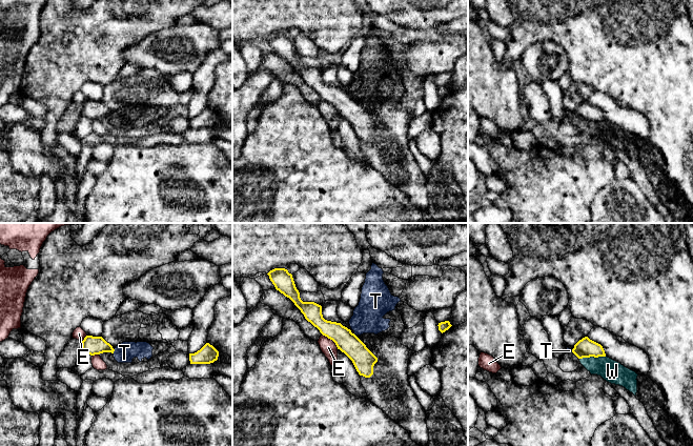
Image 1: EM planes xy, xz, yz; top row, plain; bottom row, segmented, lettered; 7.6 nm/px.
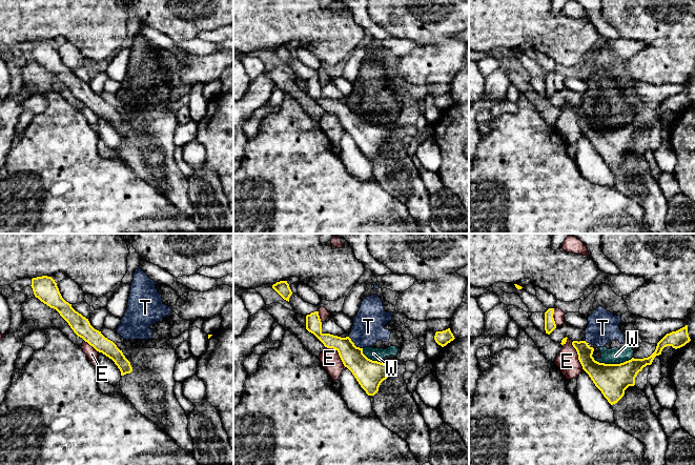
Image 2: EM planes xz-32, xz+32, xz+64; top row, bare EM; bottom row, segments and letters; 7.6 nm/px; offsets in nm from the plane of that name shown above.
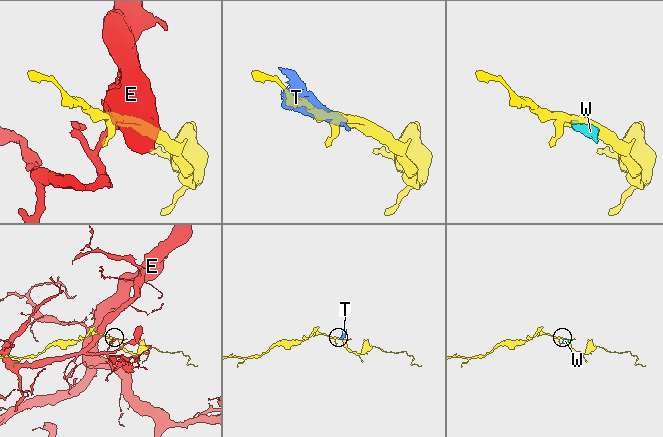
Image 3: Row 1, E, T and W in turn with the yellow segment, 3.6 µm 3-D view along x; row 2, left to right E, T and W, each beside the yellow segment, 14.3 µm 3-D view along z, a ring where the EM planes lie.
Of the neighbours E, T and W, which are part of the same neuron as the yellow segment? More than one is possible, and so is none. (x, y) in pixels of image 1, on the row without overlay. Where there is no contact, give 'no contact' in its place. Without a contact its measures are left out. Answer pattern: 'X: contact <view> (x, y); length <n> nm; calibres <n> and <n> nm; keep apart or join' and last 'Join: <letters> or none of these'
E: contact xz (331, 103); length 170 nm; calibres 160 and 120 nm; keep apart
T: contact xy (114, 115); length 40 nm; calibres 140 and 160 nm; keep apart
W: contact yz (592, 120); length 200 nm; calibres 140 and 170 nm; keep apart
Join: none of these

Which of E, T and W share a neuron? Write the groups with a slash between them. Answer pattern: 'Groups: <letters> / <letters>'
Groups: E / T W

